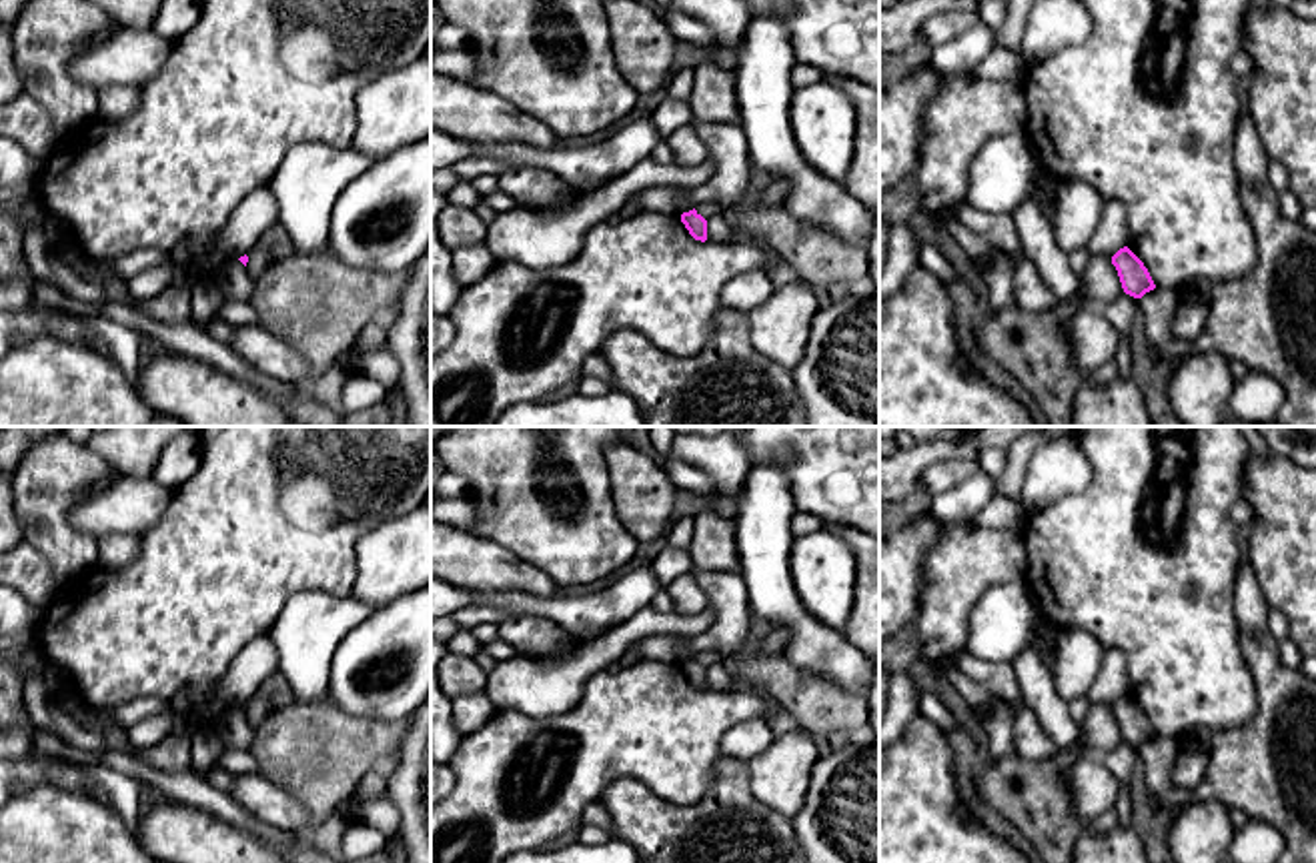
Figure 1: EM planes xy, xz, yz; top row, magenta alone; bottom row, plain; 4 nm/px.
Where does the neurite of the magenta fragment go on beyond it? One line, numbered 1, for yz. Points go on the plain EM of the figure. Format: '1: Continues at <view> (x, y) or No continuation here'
1: No continuation here

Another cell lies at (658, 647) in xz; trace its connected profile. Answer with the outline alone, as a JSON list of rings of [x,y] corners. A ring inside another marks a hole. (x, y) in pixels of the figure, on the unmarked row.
[[[651,635],[631,645],[641,661],[683,663],[693,659],[687,649],[687,639],[679,635]]]

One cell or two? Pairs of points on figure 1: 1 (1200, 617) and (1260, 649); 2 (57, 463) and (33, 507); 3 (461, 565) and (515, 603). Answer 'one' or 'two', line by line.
1: two
2: one
3: two

